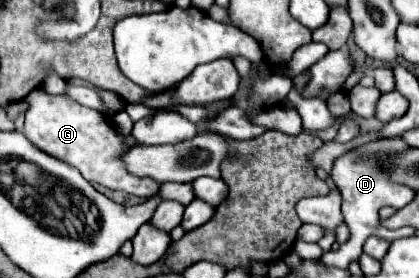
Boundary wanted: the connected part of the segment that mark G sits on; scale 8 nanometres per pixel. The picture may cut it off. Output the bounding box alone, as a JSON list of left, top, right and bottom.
[24,90,160,198]

